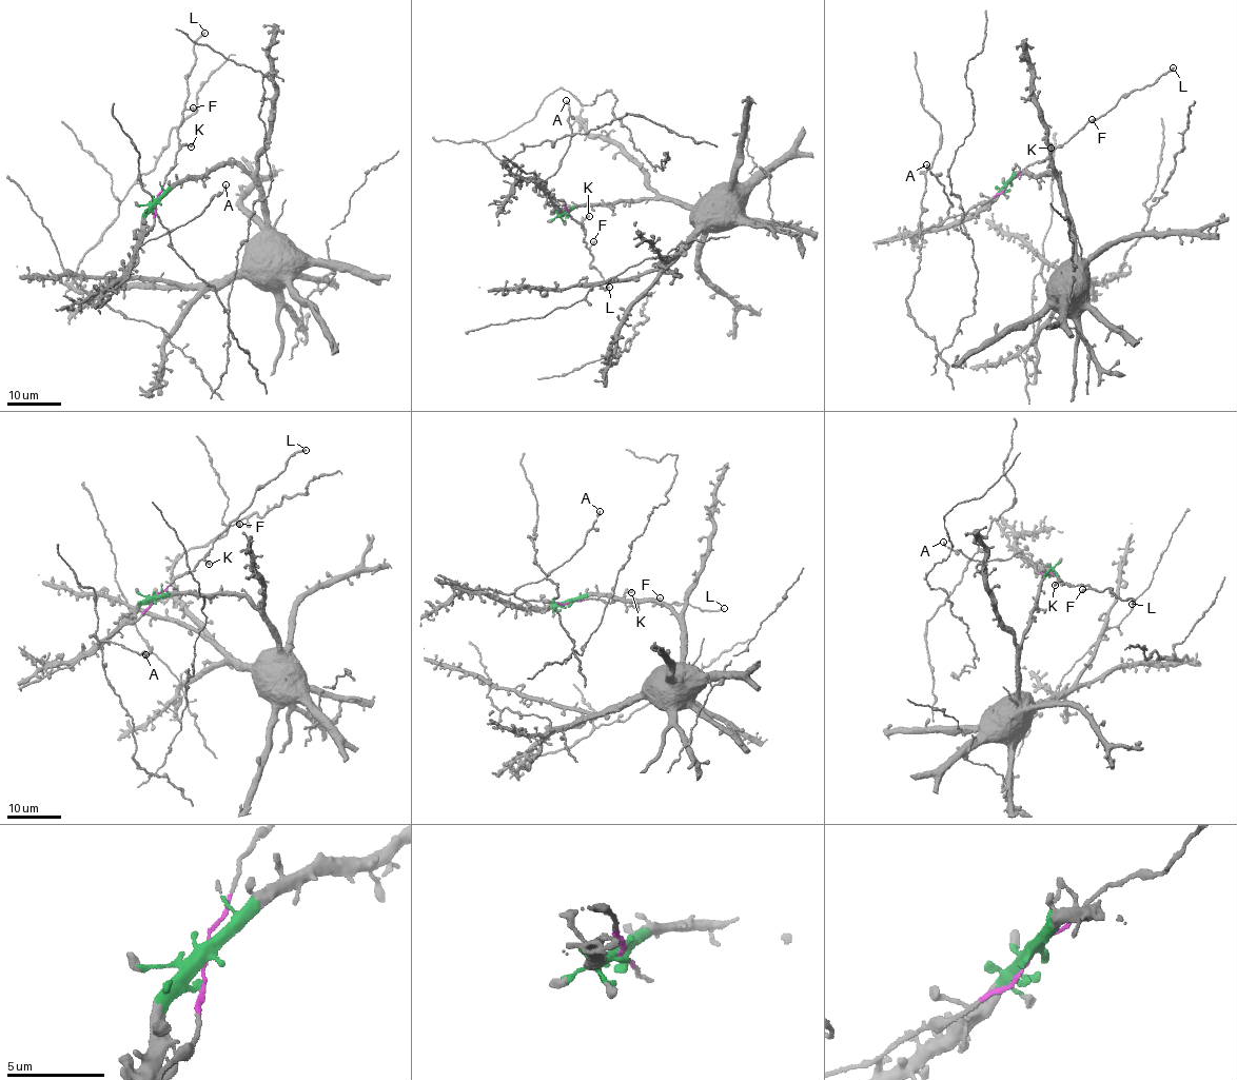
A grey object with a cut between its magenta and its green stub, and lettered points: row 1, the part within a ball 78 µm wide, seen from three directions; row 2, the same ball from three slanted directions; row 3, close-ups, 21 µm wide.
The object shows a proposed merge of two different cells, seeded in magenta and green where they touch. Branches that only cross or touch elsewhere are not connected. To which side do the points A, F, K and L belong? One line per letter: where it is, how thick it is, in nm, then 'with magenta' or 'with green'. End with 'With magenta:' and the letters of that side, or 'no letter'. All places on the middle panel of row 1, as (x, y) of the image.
A: place (566, 100); calibre 280 nm; with magenta
F: place (593, 241); calibre 320 nm; with magenta
K: place (589, 216); calibre 280 nm; with magenta
L: place (609, 287); calibre 240 nm; with magenta
With magenta: A, F, K, L

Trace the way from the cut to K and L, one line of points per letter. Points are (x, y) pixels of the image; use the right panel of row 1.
K: (1007, 184), (1019, 173), (1039, 163), (1054, 150), (1052, 145), (1051, 148)
L: (1007, 184), (1019, 173), (1039, 163), (1119, 99), (1151, 84), (1173, 67)

